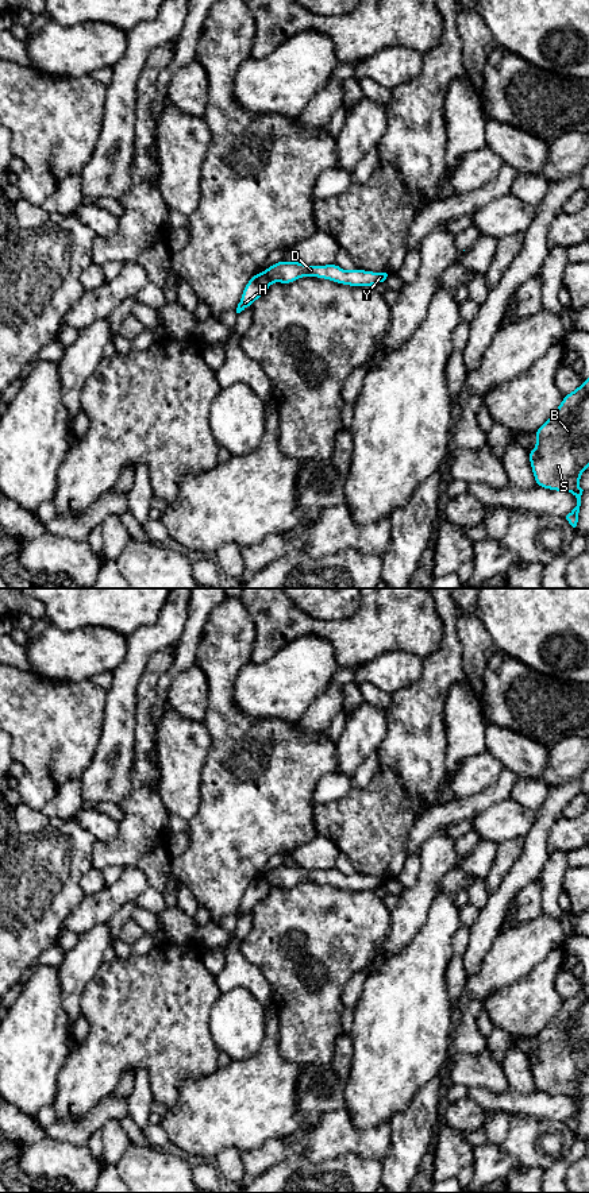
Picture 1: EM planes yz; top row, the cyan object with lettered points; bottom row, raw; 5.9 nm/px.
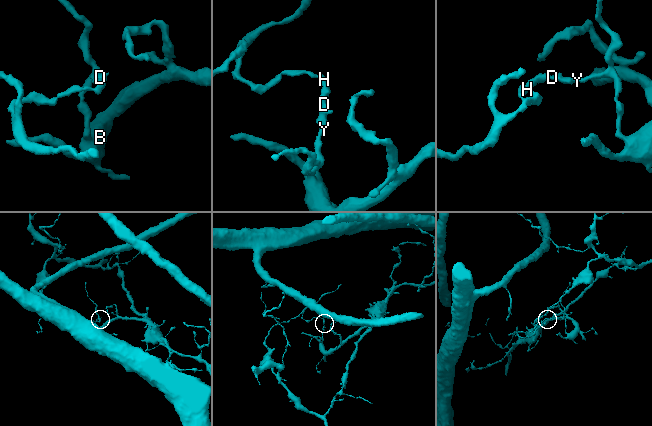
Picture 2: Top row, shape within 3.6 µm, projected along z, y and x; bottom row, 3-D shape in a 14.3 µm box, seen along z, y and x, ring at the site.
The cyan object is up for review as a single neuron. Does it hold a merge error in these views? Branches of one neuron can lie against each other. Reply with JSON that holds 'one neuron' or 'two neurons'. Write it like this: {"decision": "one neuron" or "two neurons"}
{"decision": "two neurons"}

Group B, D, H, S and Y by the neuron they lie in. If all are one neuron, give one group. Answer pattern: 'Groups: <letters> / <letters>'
Groups: B D S Y / H

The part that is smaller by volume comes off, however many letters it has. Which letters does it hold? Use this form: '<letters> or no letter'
H

